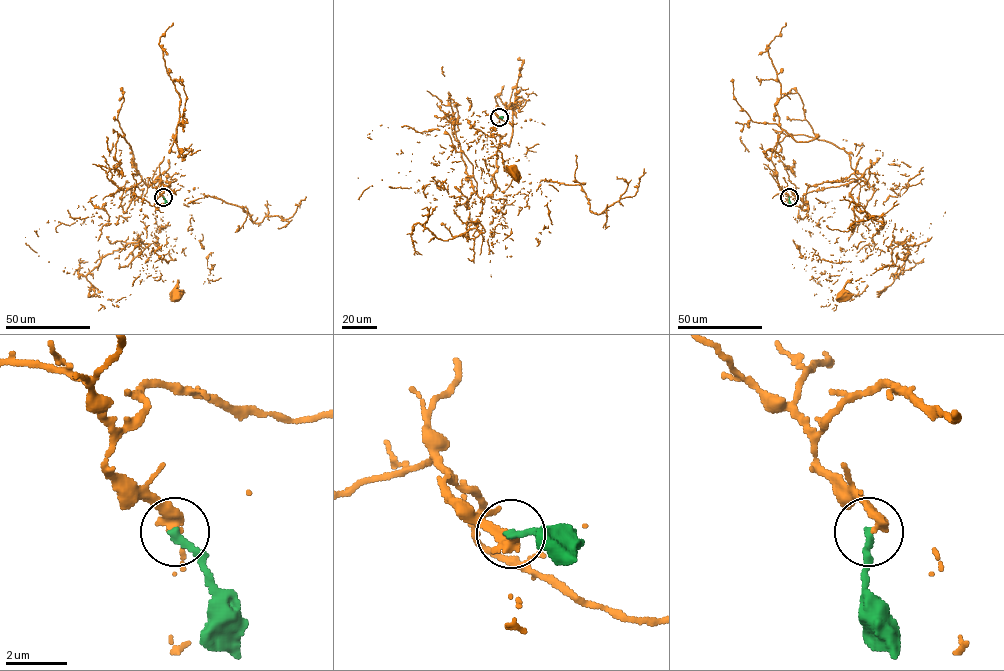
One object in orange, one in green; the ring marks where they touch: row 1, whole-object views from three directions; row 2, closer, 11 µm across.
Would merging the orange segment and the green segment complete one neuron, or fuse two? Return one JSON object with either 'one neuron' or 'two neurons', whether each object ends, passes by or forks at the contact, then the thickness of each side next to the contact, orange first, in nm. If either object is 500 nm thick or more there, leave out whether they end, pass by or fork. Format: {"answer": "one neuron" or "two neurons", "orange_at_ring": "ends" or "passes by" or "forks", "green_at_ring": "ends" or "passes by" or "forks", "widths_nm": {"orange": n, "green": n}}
{"answer": "two neurons", "orange_at_ring": "ends", "green_at_ring": "ends", "widths_nm": {"orange": 400, "green": 220}}

